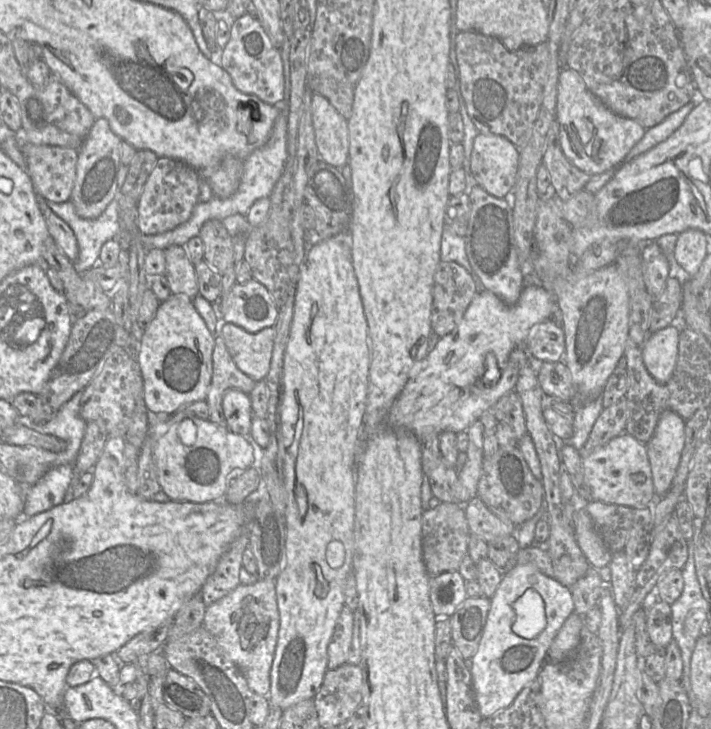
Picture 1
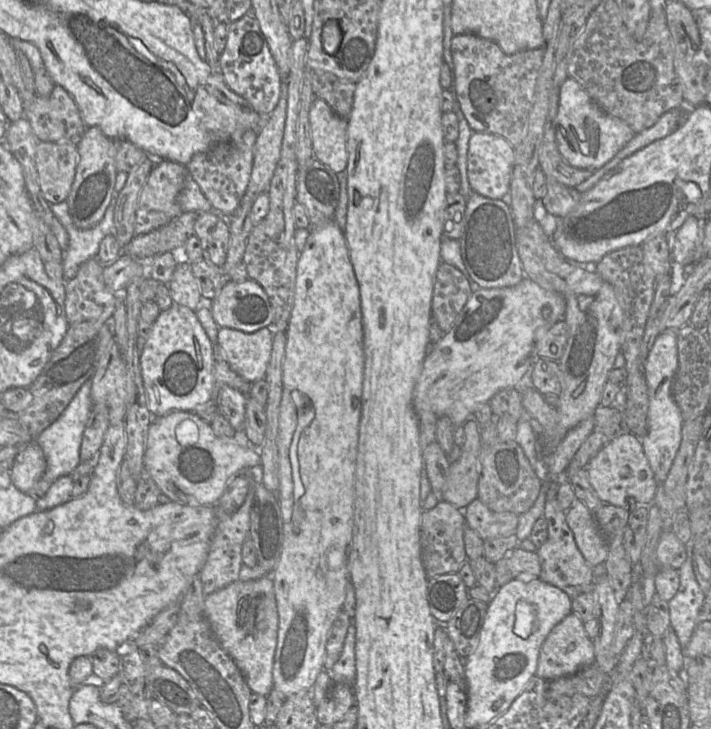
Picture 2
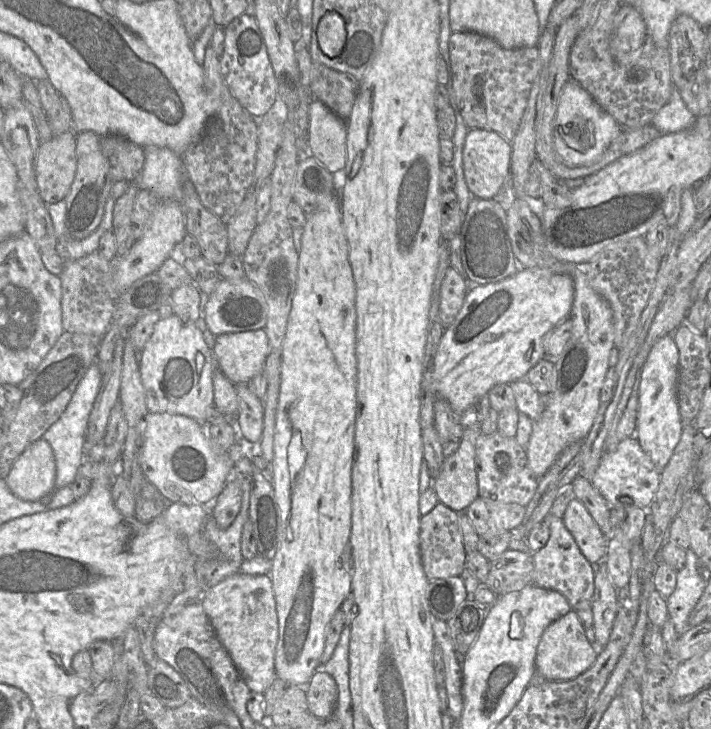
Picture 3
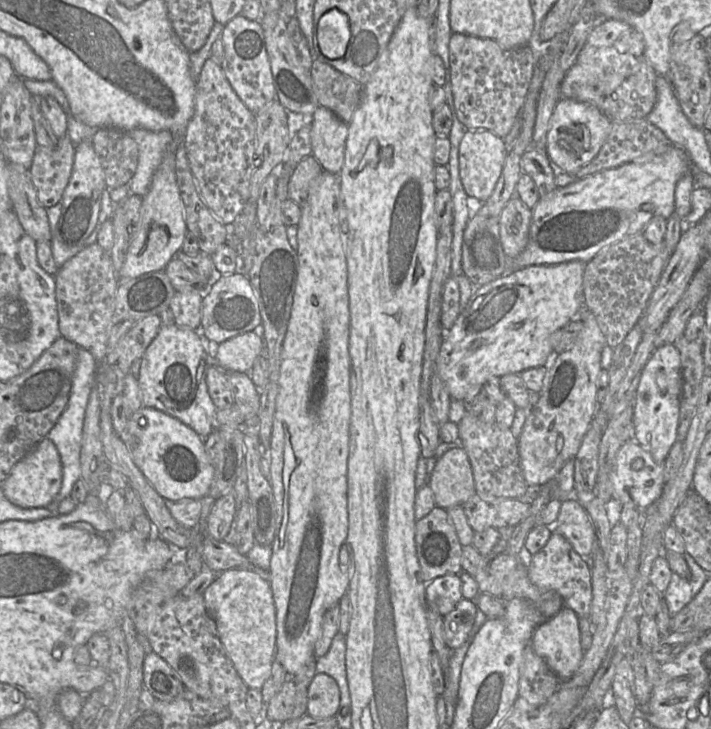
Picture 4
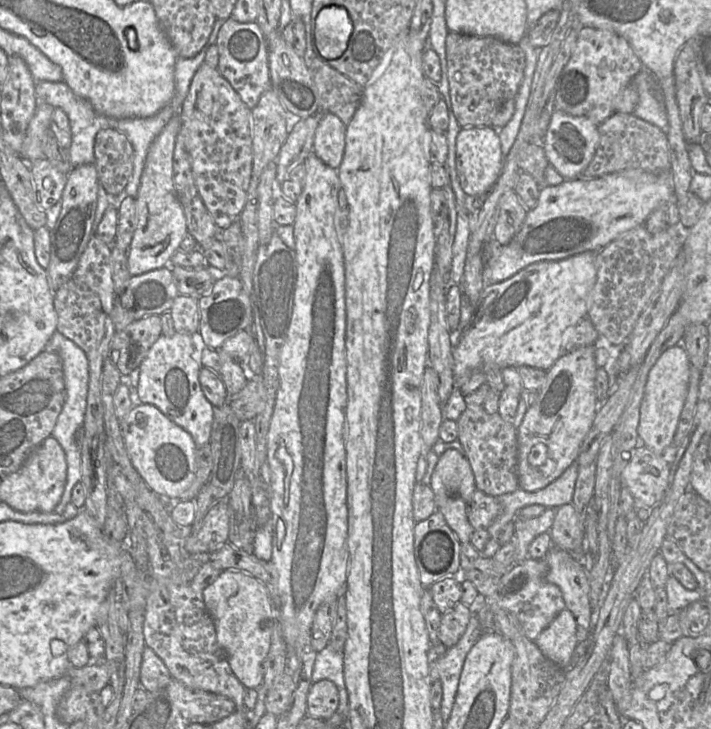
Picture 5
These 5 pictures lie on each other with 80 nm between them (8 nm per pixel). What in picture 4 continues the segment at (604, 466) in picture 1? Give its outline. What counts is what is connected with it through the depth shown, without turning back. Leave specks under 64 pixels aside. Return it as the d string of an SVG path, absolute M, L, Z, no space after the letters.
M633 438L624 443L616 455L611 483L613 499L619 500L621 504L633 501L640 508L647 508L647 506L653 504L662 495L664 464L656 463L651 454L638 443L636 438Z

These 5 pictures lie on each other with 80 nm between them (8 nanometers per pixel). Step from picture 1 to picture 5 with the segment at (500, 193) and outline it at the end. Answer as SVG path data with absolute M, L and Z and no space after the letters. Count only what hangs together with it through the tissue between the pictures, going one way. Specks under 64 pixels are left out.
M491 126L465 127L456 138L456 171L463 191L476 198L484 198L496 184L503 169L498 129Z

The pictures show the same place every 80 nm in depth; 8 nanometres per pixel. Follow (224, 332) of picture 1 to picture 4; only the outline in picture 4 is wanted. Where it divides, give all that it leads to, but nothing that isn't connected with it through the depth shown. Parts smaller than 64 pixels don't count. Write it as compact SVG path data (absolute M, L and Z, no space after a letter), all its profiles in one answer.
M255 331L239 334L216 345L214 362L225 372L249 373L264 345L263 337Z

